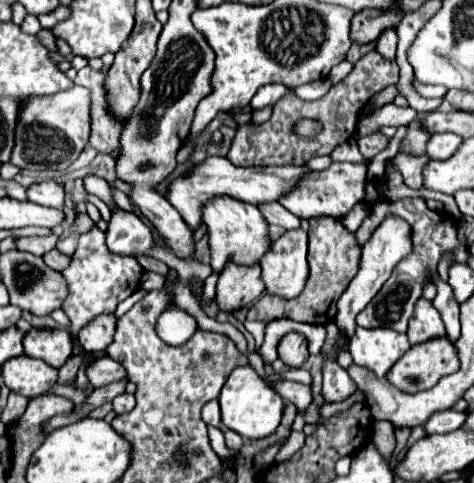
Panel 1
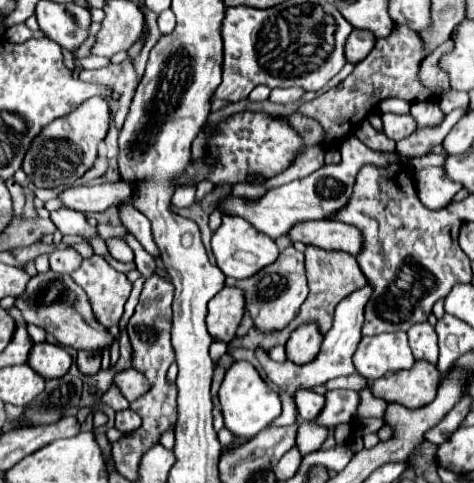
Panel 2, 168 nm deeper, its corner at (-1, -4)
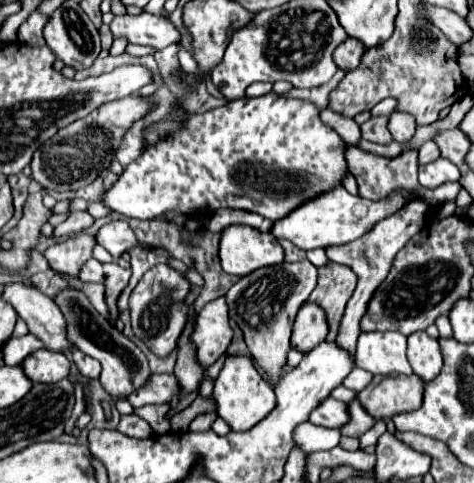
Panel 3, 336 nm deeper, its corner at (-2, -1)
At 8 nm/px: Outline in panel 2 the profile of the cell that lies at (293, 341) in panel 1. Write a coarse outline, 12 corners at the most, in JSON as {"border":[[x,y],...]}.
{"border":[[306,322],[290,334],[286,356],[308,364],[320,352],[322,332]]}

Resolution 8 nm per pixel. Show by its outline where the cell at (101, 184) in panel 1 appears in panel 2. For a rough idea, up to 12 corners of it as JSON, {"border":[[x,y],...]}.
{"border":[[132,204],[120,206],[122,224],[144,246],[160,258],[148,218]]}

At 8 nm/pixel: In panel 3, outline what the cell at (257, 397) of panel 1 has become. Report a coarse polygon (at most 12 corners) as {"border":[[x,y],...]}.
{"border":[[227,357],[215,379],[217,415],[249,431],[277,405],[253,361]]}

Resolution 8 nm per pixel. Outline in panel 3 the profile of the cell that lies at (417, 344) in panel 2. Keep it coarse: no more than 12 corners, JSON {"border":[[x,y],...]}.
{"border":[[425,331],[409,335],[407,357],[425,381],[443,365],[439,341]]}

